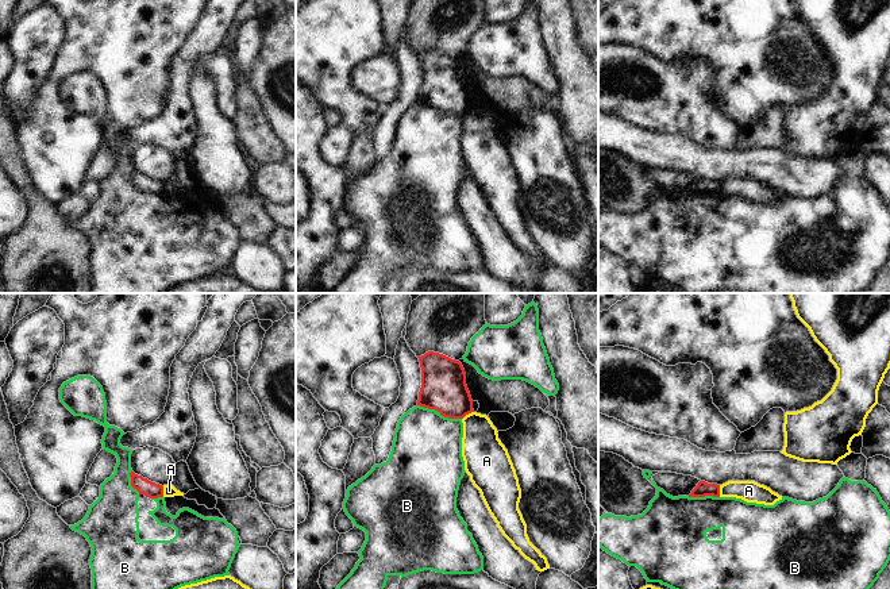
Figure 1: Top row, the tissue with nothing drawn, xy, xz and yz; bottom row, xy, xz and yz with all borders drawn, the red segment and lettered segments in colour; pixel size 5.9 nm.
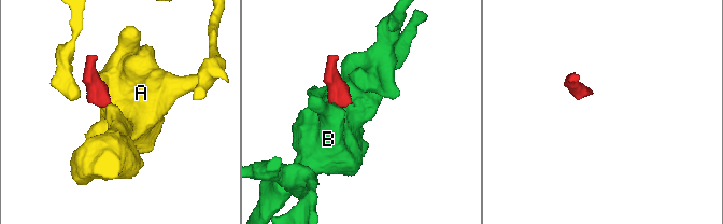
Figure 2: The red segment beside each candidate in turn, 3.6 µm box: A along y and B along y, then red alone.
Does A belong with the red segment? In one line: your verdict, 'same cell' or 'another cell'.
another cell

